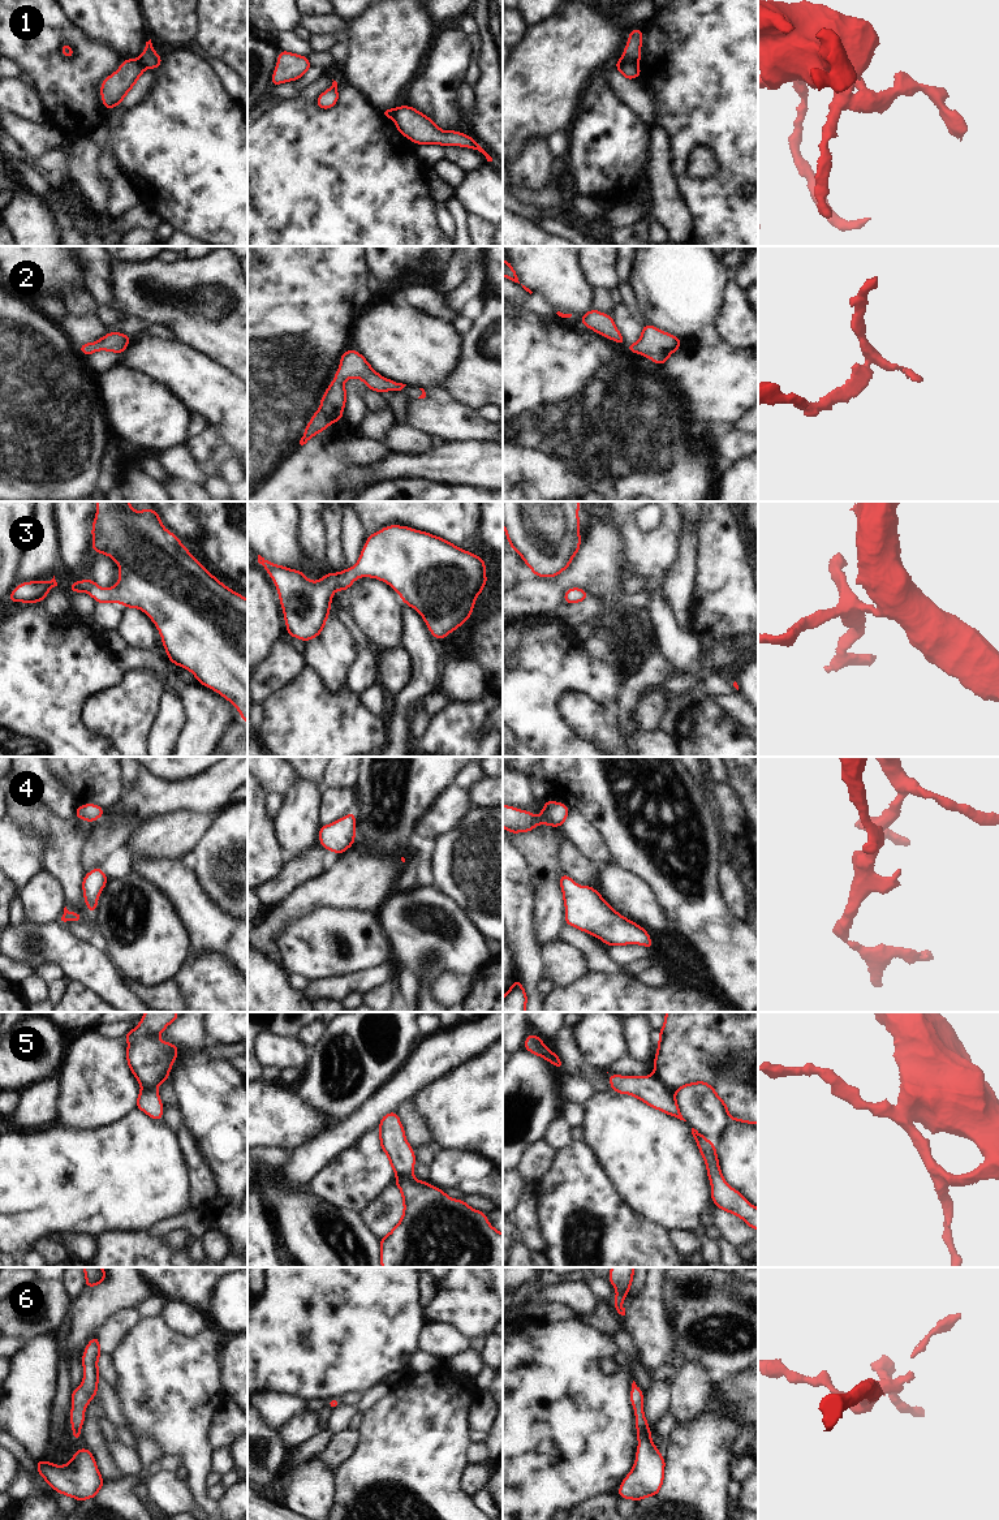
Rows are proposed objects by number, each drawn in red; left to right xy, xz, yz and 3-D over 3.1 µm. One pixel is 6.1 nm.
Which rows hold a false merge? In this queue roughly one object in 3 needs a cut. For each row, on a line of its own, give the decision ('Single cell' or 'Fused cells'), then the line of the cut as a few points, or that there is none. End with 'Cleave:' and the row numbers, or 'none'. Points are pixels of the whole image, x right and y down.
1: Fused cells. Split along yz (620, 57), (637, 65)
2: Single cell. No split
3: Single cell. No split
4: Single cell. No split
5: Single cell. No split
6: Single cell. No split
Cleave: 1

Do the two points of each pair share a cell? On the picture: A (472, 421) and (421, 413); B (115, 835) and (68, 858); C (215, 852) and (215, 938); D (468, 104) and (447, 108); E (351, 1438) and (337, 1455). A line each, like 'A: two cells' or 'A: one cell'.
A: one cell
B: two cells
C: two cells
D: two cells
E: one cell

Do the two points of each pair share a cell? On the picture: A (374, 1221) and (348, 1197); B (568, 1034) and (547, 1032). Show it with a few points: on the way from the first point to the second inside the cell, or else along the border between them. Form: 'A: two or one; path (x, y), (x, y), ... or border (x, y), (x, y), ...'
A: two; border (384, 1188), (360, 1213)
B: two; border (564, 1025), (560, 1033), (558, 1054)

